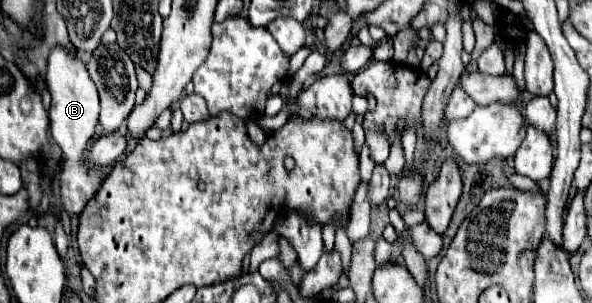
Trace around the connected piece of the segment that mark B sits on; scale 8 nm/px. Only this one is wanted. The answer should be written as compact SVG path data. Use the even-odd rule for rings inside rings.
M54 46L48 56L48 66L46 66L46 82L48 90L52 94L52 104L50 104L50 130L52 138L56 144L62 148L62 162L64 170L60 174L60 186L62 186L62 200L64 208L70 216L76 216L82 212L86 206L86 200L94 196L102 182L102 174L98 168L90 168L86 164L86 146L90 138L96 132L98 124L98 90L94 88L94 82L90 80L90 72L86 68L86 62L78 58L76 52L72 52L66 46Z

